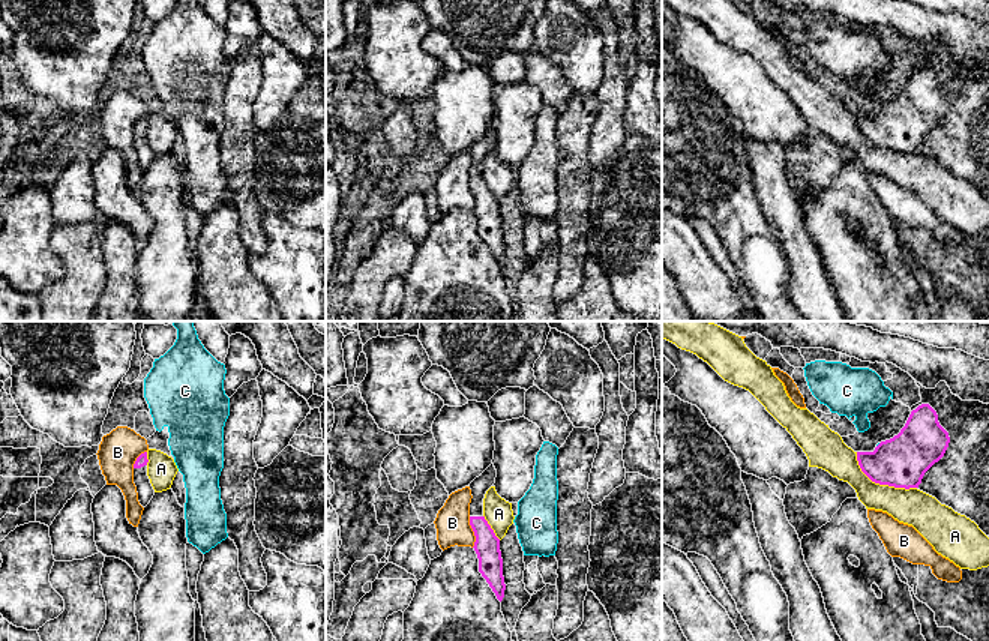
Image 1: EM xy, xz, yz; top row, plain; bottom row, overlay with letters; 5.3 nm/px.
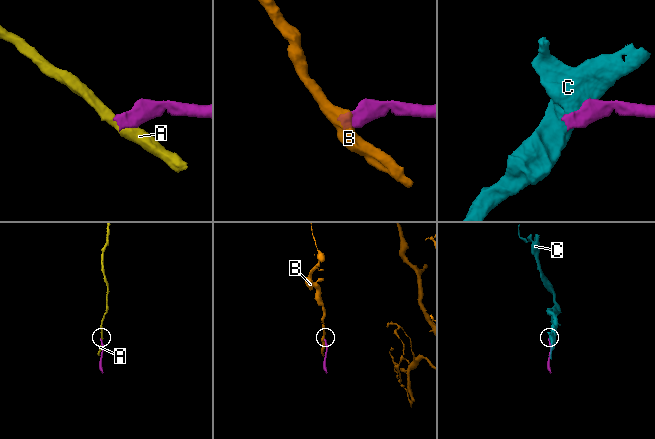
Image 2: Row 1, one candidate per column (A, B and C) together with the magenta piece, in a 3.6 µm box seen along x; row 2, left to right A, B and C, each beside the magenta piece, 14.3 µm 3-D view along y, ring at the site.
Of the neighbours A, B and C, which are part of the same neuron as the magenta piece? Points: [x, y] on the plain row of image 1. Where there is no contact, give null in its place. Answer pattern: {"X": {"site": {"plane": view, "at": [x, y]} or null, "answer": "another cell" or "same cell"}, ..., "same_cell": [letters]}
{"A": {"site": {"plane": "yz", "at": [880, 147]}, "answer": "another cell"}, "B": {"site": {"plane": "xz", "at": [473, 194]}, "answer": "another cell"}, "C": {"site": {"plane": "yz", "at": [878, 108]}, "answer": "another cell"}, "same_cell": []}

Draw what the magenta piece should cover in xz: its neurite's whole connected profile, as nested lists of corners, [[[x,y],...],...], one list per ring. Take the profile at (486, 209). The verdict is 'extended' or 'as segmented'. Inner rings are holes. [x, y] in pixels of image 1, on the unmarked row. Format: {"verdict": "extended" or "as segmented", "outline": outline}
{"verdict": "extended", "outline": [[[491,128],[479,141],[470,147],[471,167],[470,167],[470,189],[474,195],[476,206],[474,215],[479,222],[479,236],[486,243],[497,263],[501,266],[504,261],[504,240],[503,222],[500,215],[500,203],[483,180],[483,162],[486,155],[494,150],[497,134]]]}

